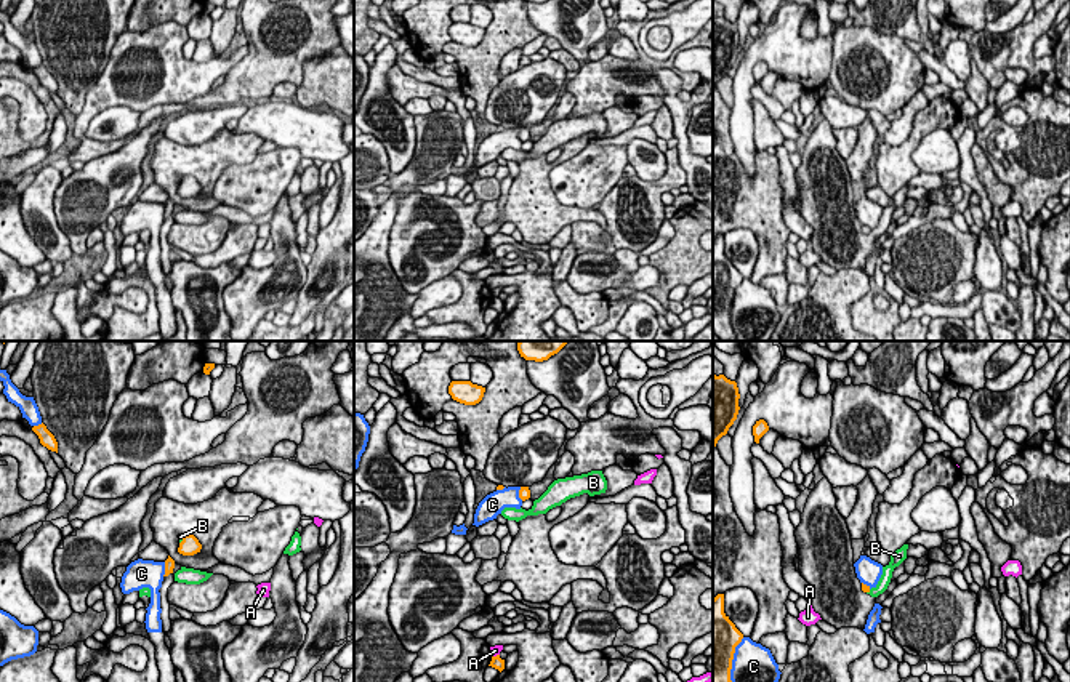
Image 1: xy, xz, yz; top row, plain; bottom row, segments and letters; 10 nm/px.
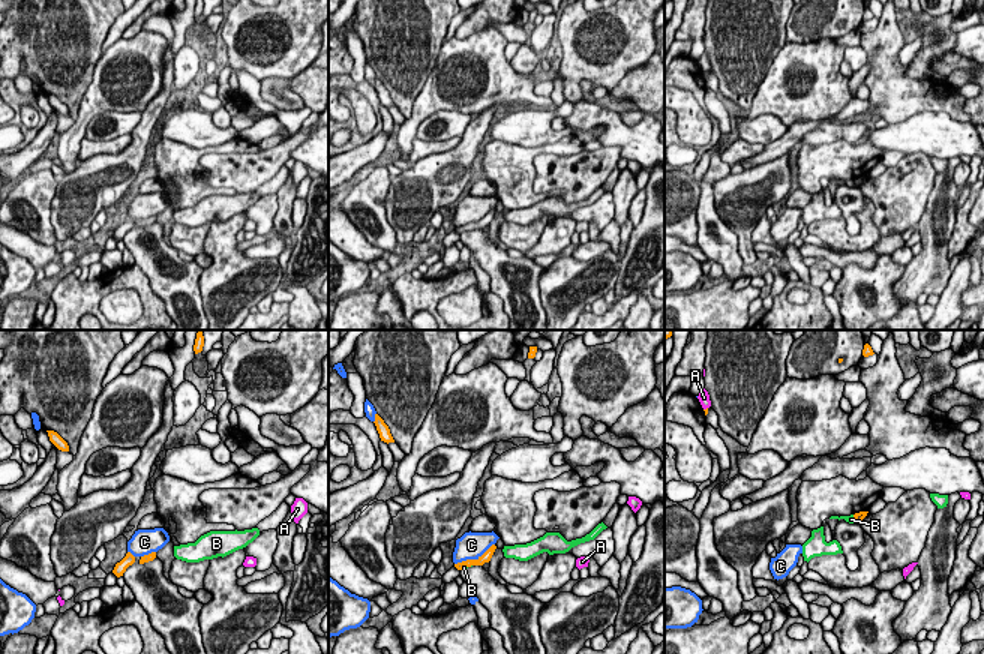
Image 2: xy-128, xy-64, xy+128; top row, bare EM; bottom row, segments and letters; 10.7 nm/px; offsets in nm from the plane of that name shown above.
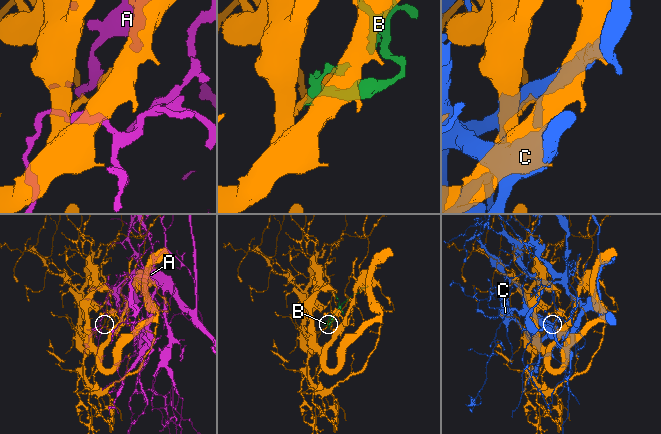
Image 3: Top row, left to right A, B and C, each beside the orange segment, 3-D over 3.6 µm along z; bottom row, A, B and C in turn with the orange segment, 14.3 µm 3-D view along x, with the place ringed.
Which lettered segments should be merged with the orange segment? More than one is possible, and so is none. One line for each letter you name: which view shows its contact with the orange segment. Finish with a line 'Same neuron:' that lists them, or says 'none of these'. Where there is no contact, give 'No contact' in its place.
Same neuron: none of these

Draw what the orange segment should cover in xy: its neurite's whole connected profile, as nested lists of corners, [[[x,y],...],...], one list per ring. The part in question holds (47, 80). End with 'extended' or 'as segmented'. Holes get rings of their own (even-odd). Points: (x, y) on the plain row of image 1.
[[[42,64],[38,67],[34,67],[32,72],[38,77],[40,85],[46,88],[51,93],[58,94],[58,83],[54,77],[46,70],[46,67]]] | as segmented

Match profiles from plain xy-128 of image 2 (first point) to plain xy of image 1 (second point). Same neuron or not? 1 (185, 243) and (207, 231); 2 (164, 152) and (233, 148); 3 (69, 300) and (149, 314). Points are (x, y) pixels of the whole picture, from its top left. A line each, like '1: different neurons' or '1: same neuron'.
1: same neuron
2: same neuron
3: different neurons

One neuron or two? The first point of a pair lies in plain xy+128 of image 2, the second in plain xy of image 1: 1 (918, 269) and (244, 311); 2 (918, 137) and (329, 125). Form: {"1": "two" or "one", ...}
{"1": "one", "2": "one"}

